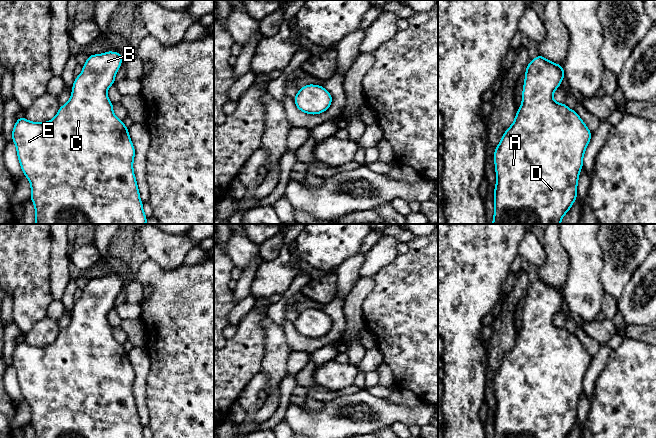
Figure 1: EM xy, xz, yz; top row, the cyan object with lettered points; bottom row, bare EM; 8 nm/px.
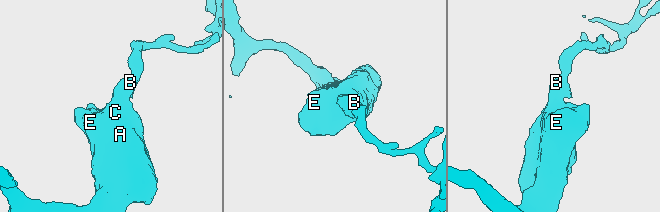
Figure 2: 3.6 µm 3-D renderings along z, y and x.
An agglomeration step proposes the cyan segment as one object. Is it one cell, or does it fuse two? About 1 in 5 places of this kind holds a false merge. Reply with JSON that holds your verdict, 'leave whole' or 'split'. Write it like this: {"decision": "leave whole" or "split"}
{"decision": "leave whole"}

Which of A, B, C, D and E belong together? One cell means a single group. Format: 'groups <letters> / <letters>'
groups A B C D E

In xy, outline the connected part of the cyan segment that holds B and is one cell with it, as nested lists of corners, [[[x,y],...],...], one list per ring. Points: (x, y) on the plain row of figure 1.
[[[108,275],[89,279],[83,294],[75,302],[70,324],[60,330],[56,340],[47,346],[31,346],[20,340],[12,354],[17,381],[23,398],[31,409],[35,438],[145,438],[133,395],[135,373],[128,352],[113,337],[107,314],[115,307],[123,280]]]

